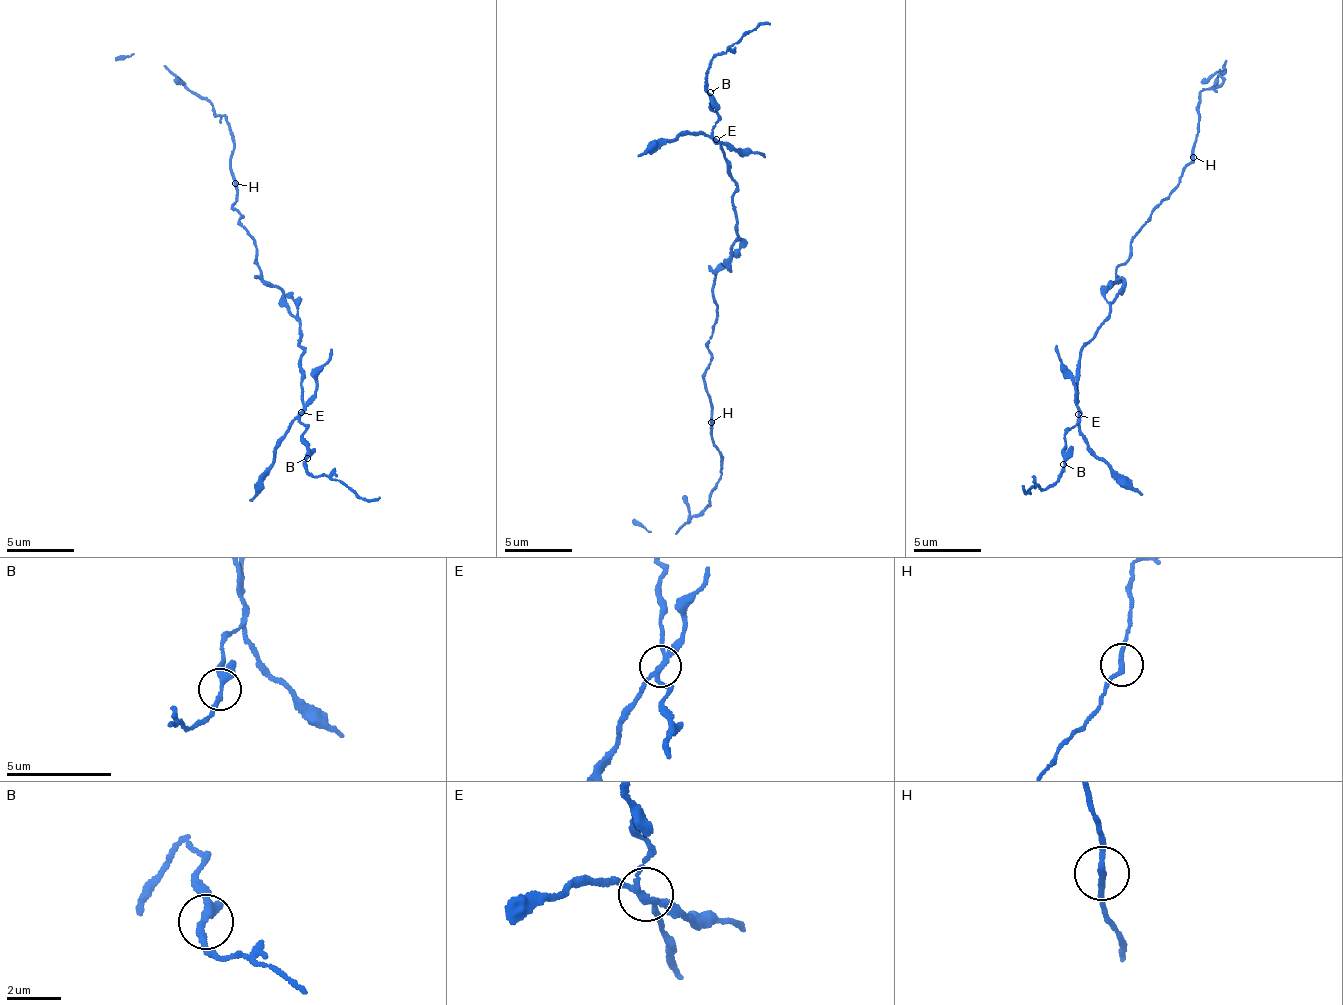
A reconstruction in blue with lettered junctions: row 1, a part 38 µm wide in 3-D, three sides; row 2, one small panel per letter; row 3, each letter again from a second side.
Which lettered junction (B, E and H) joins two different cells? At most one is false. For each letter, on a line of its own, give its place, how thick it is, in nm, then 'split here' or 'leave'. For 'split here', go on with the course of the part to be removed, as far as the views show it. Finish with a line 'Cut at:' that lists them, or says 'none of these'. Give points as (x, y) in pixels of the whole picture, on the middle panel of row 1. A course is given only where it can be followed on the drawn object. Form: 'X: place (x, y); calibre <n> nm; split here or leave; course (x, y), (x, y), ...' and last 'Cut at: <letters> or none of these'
B: place (710, 92); calibre 240 nm; leave
E: place (716, 139); calibre 200 nm; split here; course (715, 140), (694, 131), (638, 156)
H: place (711, 422); calibre 240 nm; leave
Cut at: E

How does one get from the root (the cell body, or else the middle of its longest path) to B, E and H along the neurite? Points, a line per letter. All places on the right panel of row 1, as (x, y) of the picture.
B: (1117, 267), (1122, 291), (1113, 298), (1111, 318), (1079, 359), (1078, 413), (1075, 426), (1064, 435), (1063, 464)
E: (1117, 267), (1122, 291), (1113, 298), (1111, 318), (1097, 332), (1097, 338), (1085, 344), (1079, 359), (1079, 415)
H: (1117, 267), (1128, 259), (1132, 235), (1149, 220), (1152, 209), (1172, 194), (1185, 164), (1192, 157)

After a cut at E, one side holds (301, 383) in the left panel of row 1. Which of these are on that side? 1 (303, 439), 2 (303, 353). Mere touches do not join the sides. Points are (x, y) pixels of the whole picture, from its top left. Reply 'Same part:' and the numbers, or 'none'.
Same part: 1, 2

